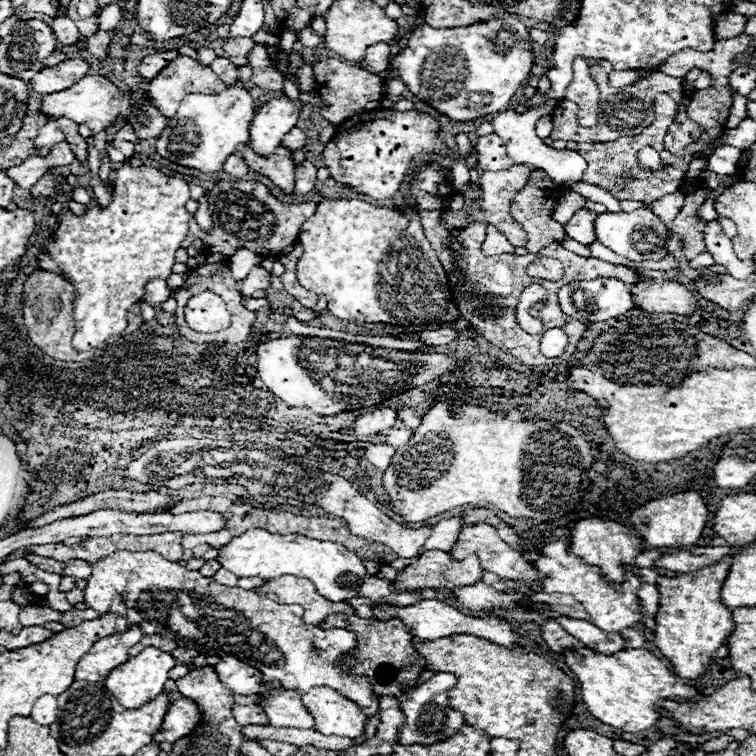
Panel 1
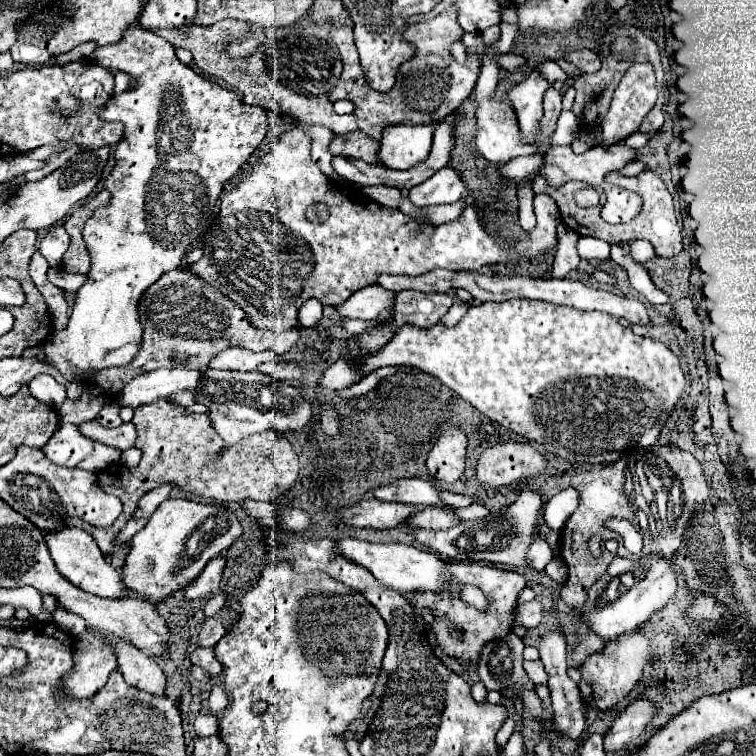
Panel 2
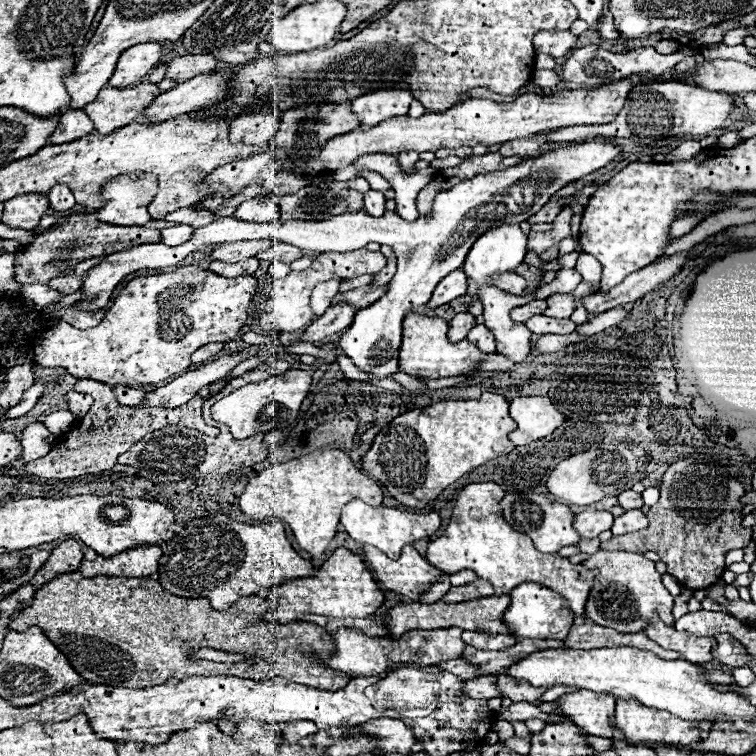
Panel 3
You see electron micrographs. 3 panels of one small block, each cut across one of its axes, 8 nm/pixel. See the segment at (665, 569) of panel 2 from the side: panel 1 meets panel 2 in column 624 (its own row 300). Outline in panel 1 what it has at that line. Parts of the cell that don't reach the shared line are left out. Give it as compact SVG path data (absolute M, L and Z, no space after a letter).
M596 278L596 280L570 282L558 290L558 302L560 302L564 314L578 318L580 322L604 322L608 318L618 318L624 312L634 308L630 284L626 284L618 278Z

